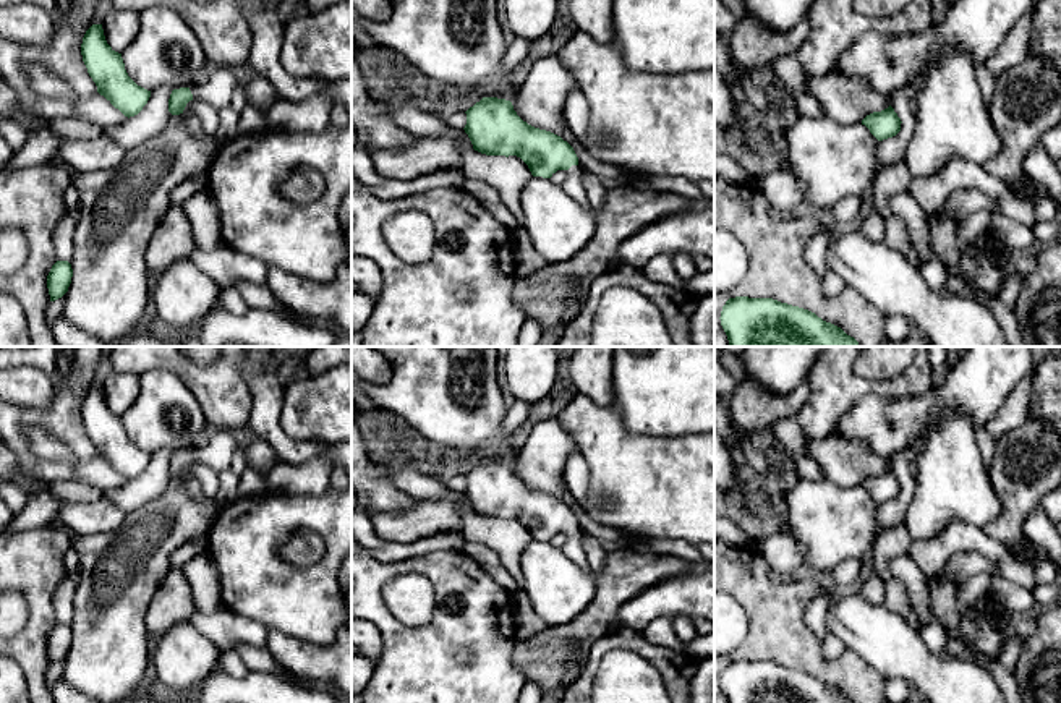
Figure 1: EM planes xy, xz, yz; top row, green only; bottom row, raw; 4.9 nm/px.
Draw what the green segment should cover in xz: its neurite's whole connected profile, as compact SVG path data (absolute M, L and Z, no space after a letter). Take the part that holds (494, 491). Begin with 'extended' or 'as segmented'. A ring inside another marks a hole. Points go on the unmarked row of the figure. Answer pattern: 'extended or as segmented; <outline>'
extended; M483 460L465 476L463 492L475 513L486 518L517 518L533 539L551 541L557 533L565 533L562 551L586 575L594 577L580 543L578 520L567 504L523 484L505 462Z

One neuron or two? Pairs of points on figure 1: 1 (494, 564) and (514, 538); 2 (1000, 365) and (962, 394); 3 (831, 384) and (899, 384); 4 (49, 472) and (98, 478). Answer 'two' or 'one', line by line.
1: two
2: one
3: one
4: two

